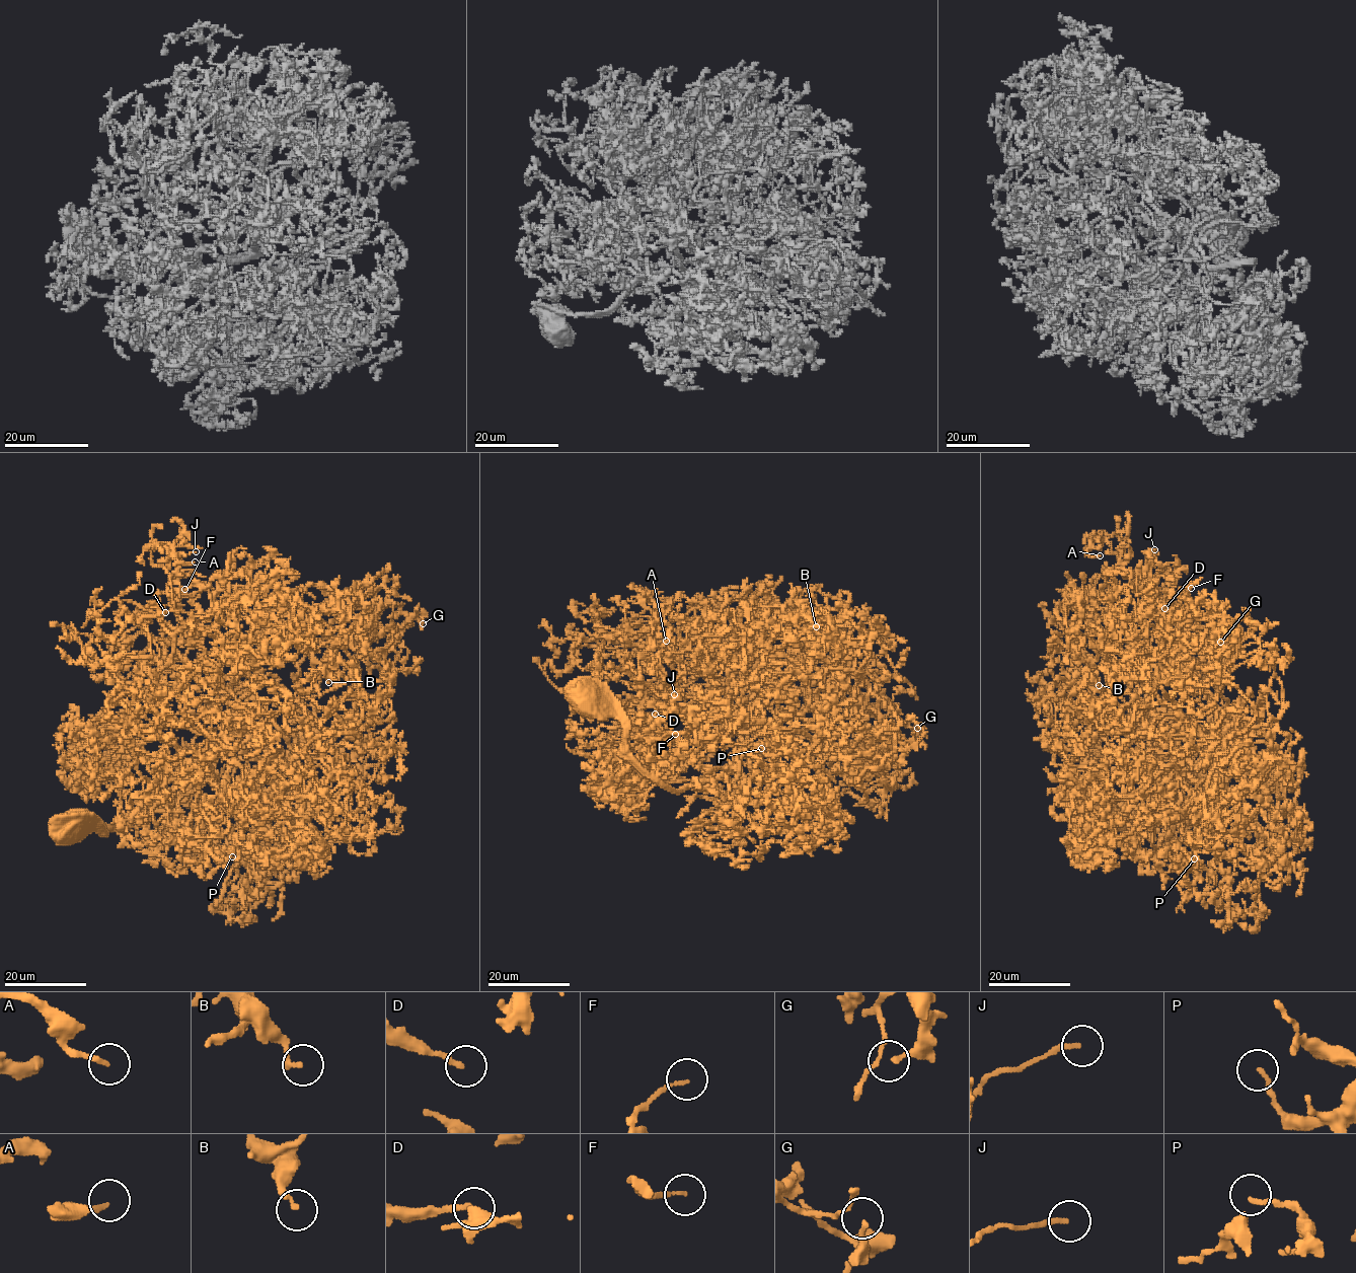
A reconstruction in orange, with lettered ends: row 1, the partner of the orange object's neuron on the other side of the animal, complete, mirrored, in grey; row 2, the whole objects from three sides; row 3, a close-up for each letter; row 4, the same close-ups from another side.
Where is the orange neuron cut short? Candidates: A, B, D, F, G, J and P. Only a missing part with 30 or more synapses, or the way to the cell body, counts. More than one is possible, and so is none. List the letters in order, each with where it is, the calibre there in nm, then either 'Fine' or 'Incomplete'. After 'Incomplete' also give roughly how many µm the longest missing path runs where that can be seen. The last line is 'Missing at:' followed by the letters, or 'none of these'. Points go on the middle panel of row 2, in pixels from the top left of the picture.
A: Place: (666, 641). Thickness 190 nm. Fine
B: Place: (816, 626). Thickness 200 nm. Fine
D: Place: (655, 714). Thickness 200 nm. Fine
F: Place: (675, 734). Thickness 120 nm. Fine
G: Place: (917, 728). Thickness 120 nm. Fine
J: Place: (674, 694). Thickness 170 nm. Fine
P: Place: (761, 748). Thickness 170 nm. Fine
Missing at: none of these

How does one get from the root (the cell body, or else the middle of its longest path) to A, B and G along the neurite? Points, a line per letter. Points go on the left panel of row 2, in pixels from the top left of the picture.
A: (69, 828), (126, 825), (238, 732), (197, 735), (155, 694), (152, 674), (183, 622), (149, 545), (195, 562)
B: (69, 828), (126, 825), (233, 732), (288, 706), (344, 729), (294, 686), (323, 669), (328, 682)
G: (69, 828), (126, 825), (288, 706), (333, 731), (356, 713), (346, 668), (423, 623)

